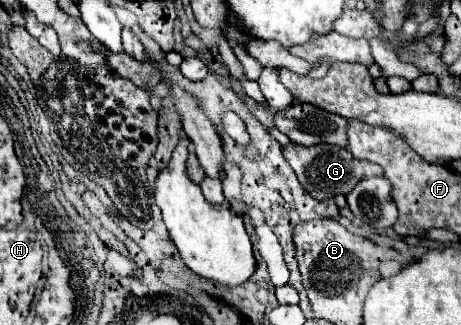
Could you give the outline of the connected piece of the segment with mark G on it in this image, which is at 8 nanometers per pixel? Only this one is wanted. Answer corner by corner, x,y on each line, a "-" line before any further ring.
286,144
282,146
282,154
286,156
288,164
296,172
300,184
304,190
322,200
322,198
334,198
336,194
348,194
350,188
354,188
360,180
370,176
382,176
382,168
378,164
366,162
366,160
354,160
346,148
330,146
330,144
314,144
314,146
302,146
302,144

